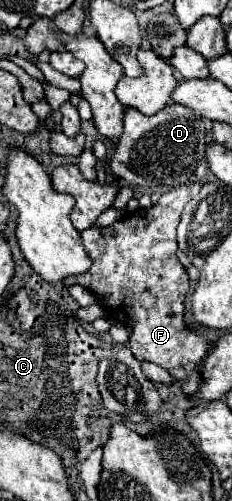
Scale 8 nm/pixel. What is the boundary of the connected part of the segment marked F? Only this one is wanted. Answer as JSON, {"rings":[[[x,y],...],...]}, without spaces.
{"rings":[[[194,182],[162,194],[152,208],[136,210],[134,228],[124,226],[118,232],[114,228],[92,228],[82,232],[82,244],[94,264],[90,272],[66,280],[66,286],[78,282],[94,292],[108,318],[132,328],[130,350],[134,358],[166,368],[188,396],[194,394],[202,382],[198,366],[206,358],[210,342],[198,332],[188,330],[184,322],[184,298],[190,288],[190,278],[176,256],[176,226],[182,208],[200,188],[202,184]]]}

